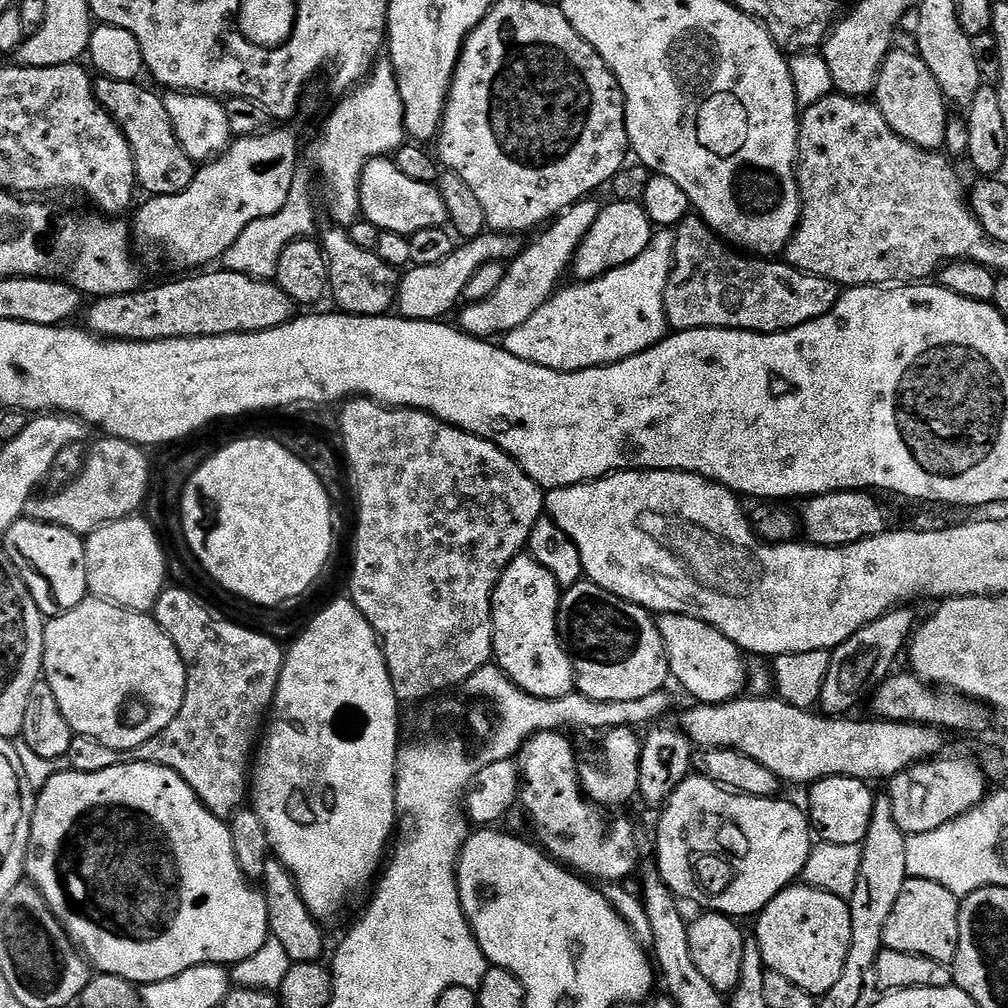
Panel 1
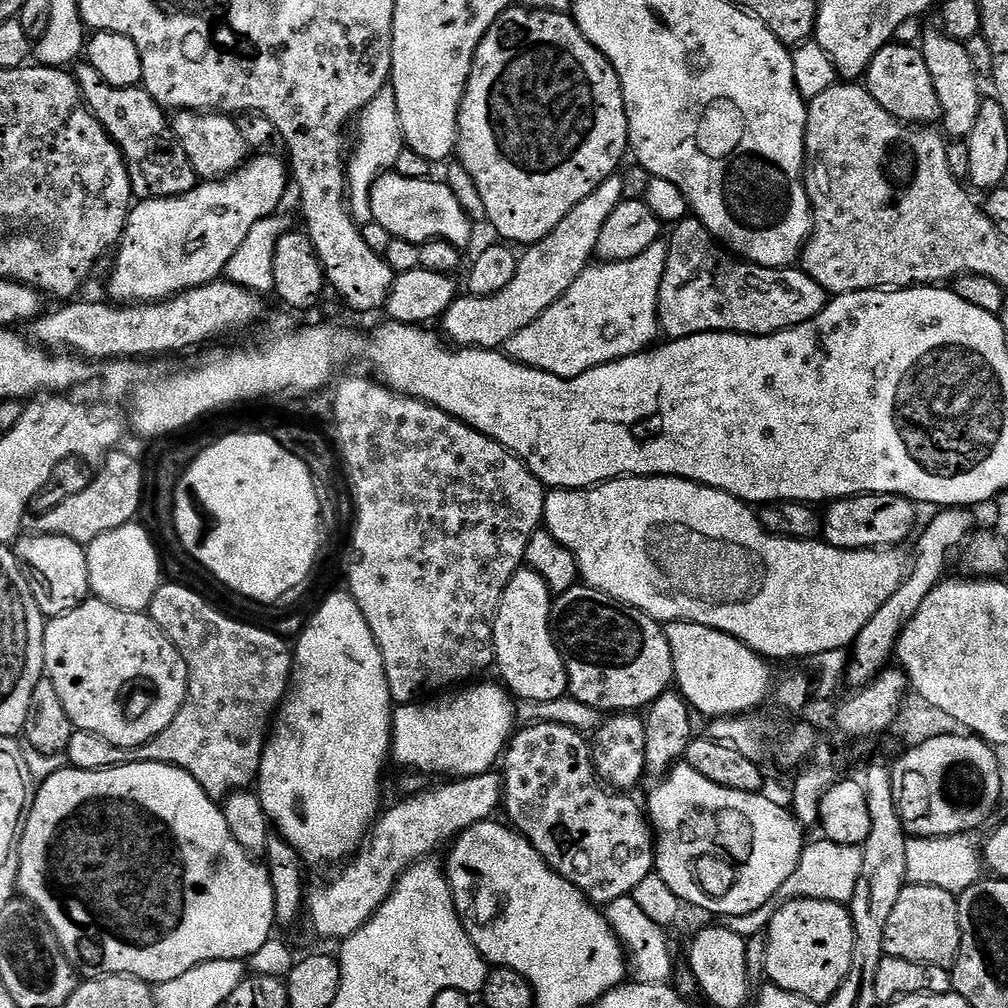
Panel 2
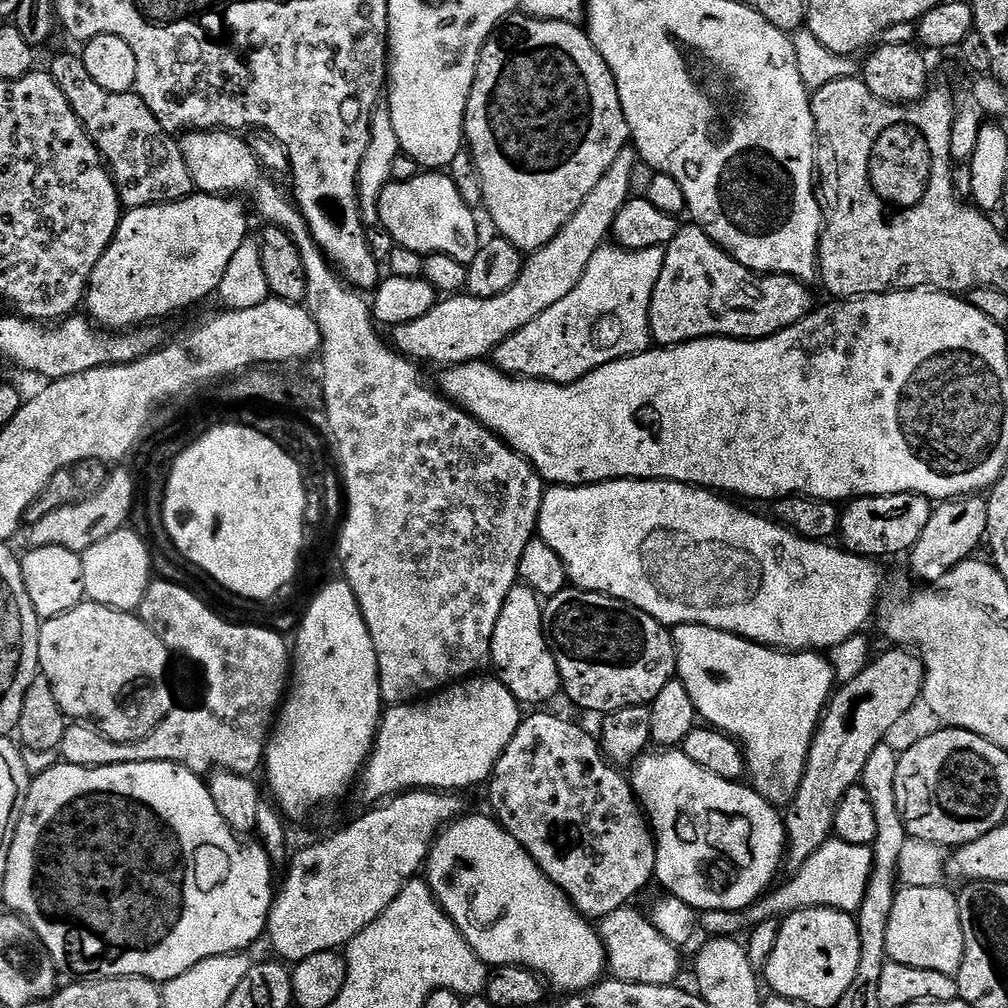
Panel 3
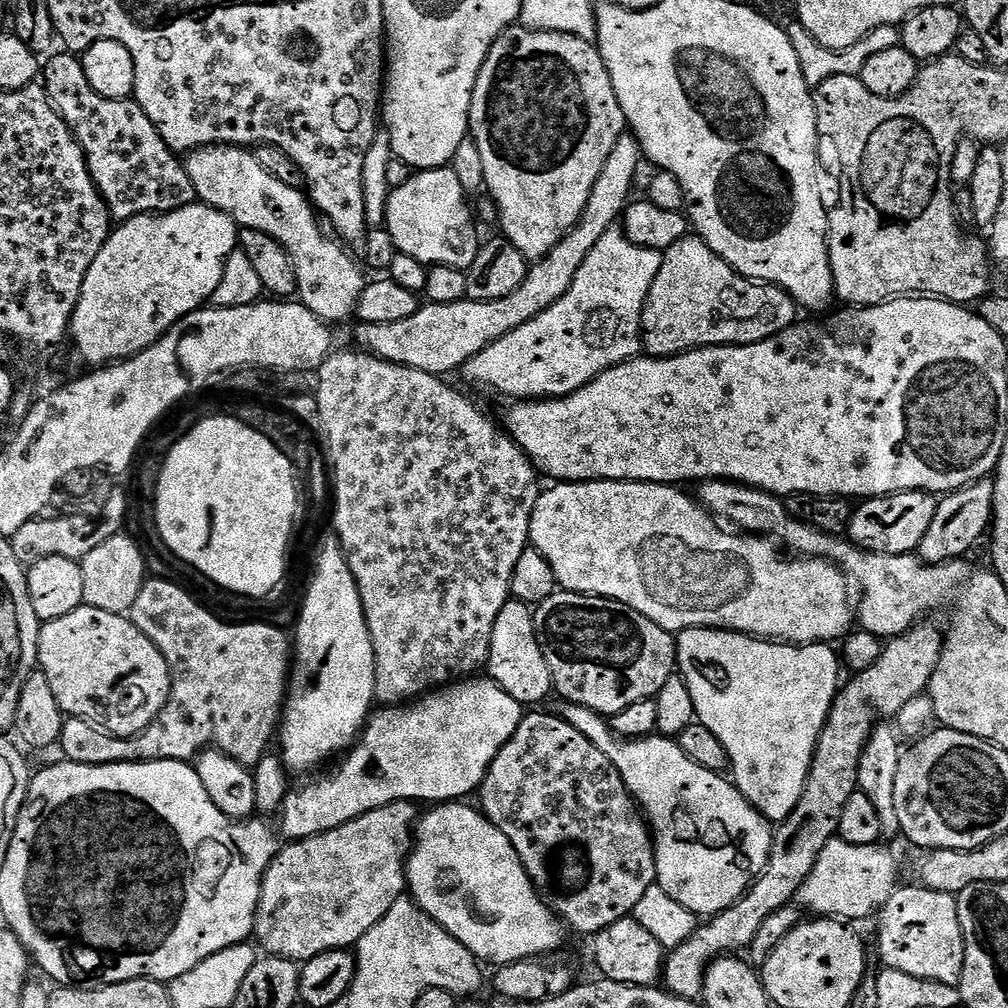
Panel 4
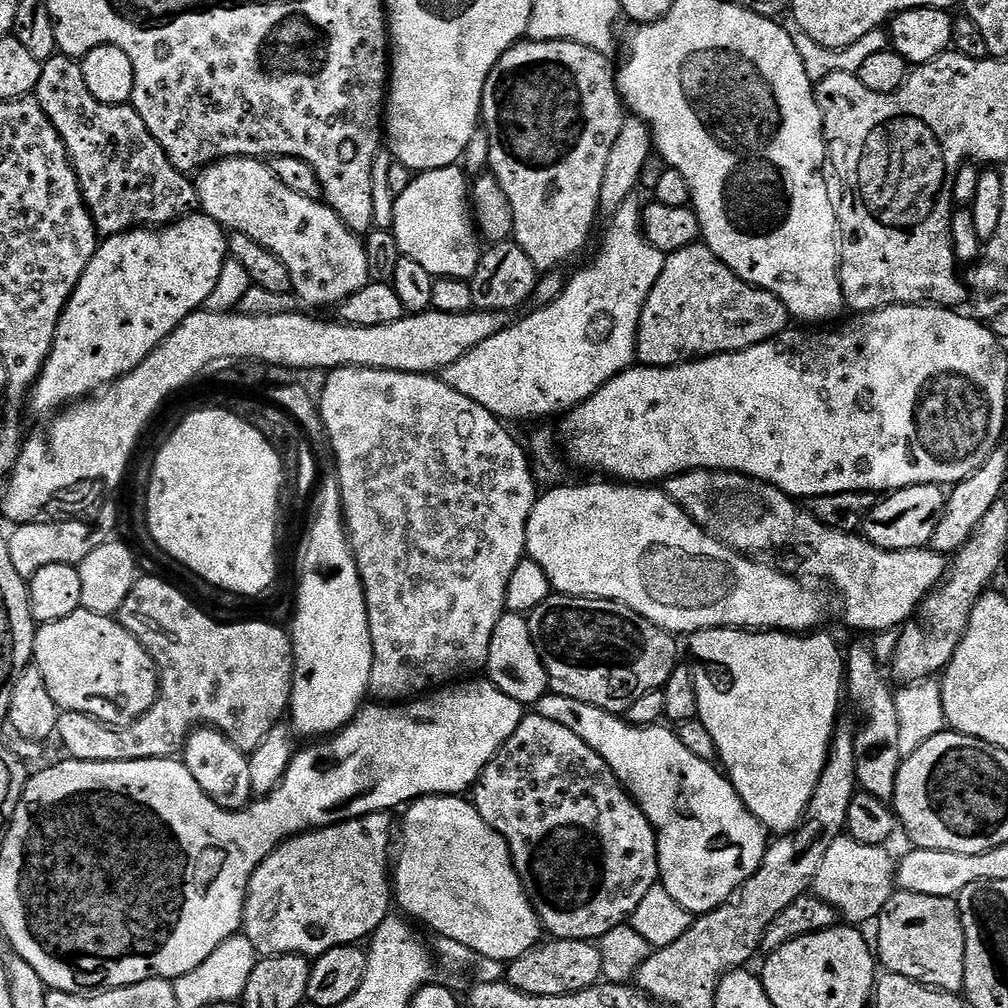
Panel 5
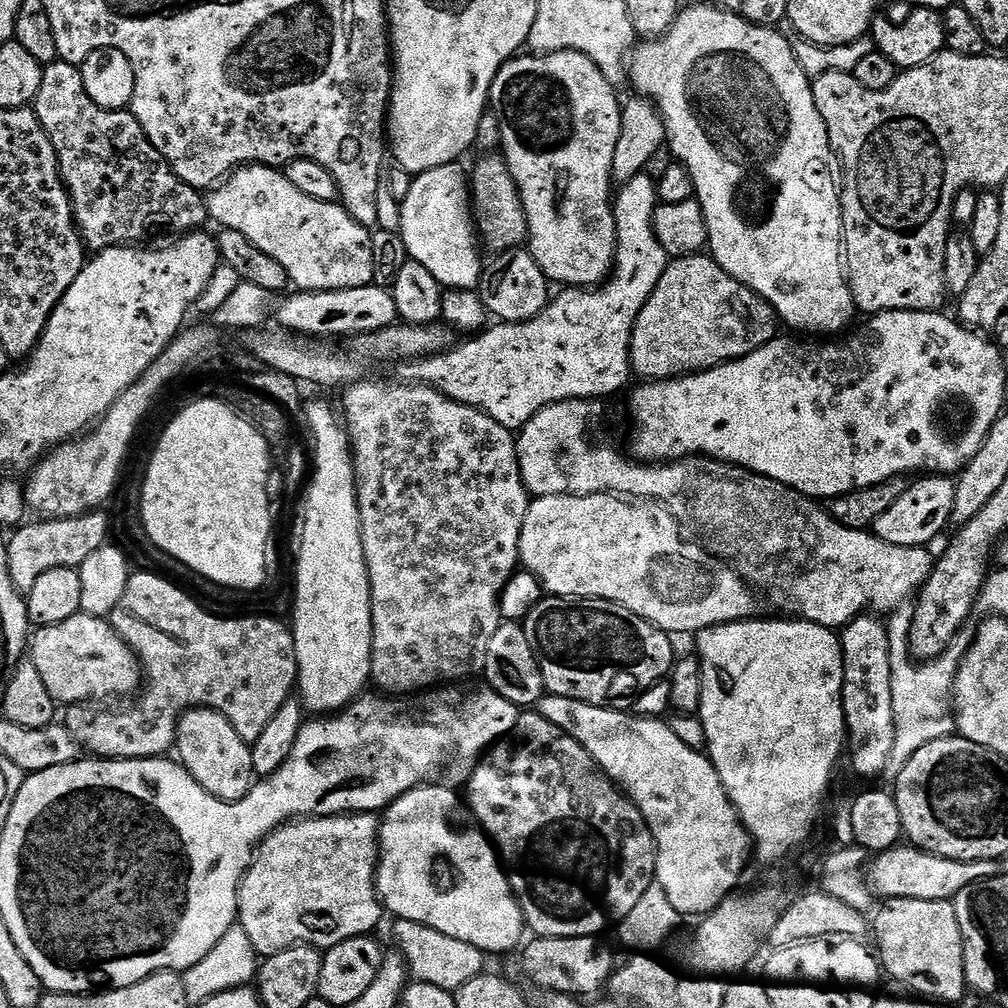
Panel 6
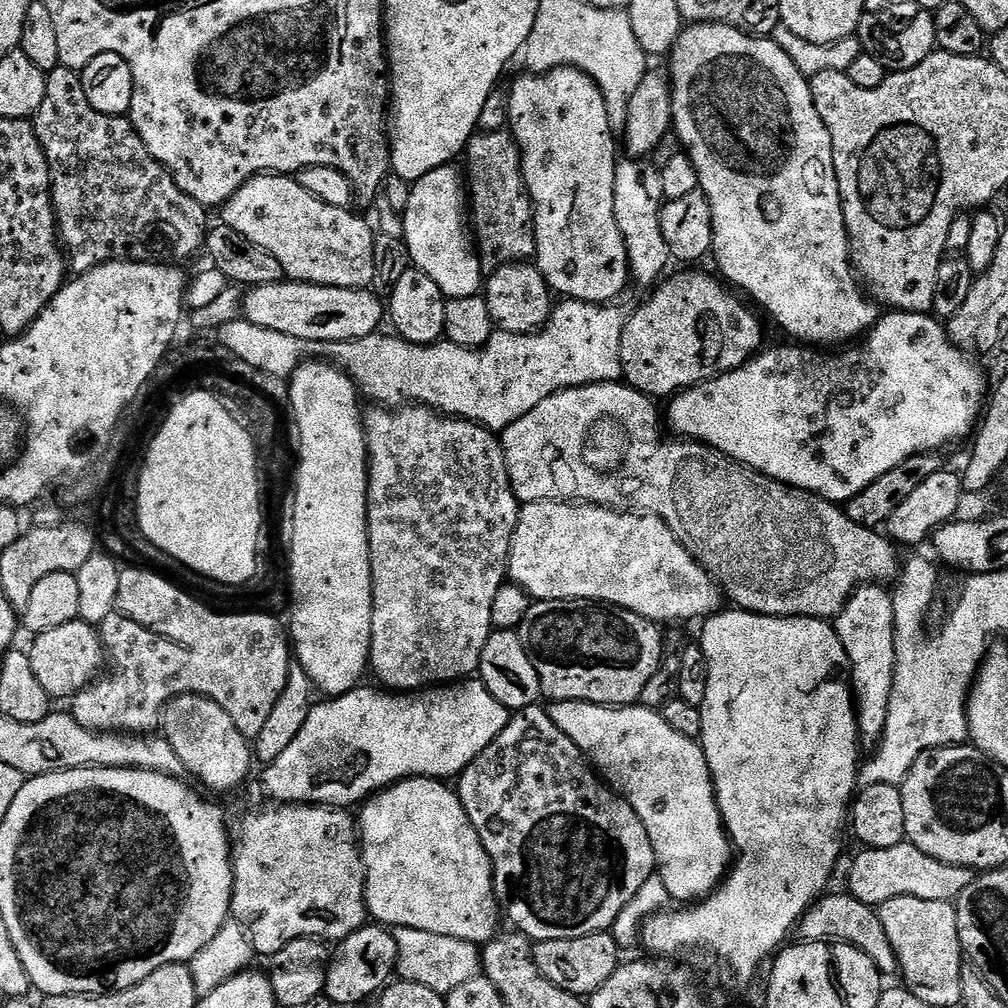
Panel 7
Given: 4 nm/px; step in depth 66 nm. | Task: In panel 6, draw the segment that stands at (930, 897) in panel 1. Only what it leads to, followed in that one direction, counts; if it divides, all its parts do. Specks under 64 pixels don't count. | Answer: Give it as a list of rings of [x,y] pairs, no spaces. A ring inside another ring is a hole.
[[[898,898],[897,900],[884,900],[881,903],[880,913],[877,914],[876,920],[874,916],[874,936],[876,932],[875,951],[878,953],[878,959],[882,965],[883,971],[888,972],[900,984],[905,984],[905,989],[911,990],[917,997],[943,1002],[948,1004],[956,1004],[963,998],[964,992],[969,991],[968,979],[964,973],[964,947],[962,946],[962,930],[958,926],[958,914],[956,906],[952,900],[923,900],[922,898]]]

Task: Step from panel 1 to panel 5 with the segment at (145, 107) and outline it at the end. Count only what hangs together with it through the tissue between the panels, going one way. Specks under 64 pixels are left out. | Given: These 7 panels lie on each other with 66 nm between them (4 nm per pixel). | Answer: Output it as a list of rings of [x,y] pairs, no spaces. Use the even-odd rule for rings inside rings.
[[[57,54],[43,61],[42,78],[38,78],[34,98],[42,106],[46,118],[50,118],[54,130],[58,130],[66,146],[81,184],[84,201],[92,212],[92,221],[101,237],[117,236],[119,232],[145,226],[167,226],[193,215],[199,209],[200,199],[195,183],[185,173],[178,171],[170,158],[166,158],[162,146],[158,146],[154,134],[146,130],[146,122],[142,122],[131,103],[98,102],[98,98],[94,98],[90,90],[86,90],[86,78],[82,78],[80,65],[73,57]]]

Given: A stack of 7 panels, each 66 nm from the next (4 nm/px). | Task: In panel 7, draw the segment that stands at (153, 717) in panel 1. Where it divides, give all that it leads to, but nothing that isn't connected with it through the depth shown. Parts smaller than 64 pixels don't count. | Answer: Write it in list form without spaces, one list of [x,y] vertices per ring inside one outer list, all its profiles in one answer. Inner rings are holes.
[[[79,618],[66,622],[66,626],[54,626],[54,630],[41,632],[33,640],[36,641],[30,647],[30,655],[34,674],[50,697],[75,696],[97,679],[105,667],[106,653],[100,642],[99,631]]]

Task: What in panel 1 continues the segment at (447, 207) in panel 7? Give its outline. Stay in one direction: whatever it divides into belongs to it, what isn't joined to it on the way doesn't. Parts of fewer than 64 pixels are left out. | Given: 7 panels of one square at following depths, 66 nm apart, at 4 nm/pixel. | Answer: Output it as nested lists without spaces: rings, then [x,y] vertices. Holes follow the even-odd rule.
[[[392,158],[372,160],[365,166],[364,173],[360,175],[360,210],[363,219],[374,222],[381,232],[397,232],[406,237],[418,230],[441,227],[448,219],[446,202],[442,202],[435,184],[406,178]]]

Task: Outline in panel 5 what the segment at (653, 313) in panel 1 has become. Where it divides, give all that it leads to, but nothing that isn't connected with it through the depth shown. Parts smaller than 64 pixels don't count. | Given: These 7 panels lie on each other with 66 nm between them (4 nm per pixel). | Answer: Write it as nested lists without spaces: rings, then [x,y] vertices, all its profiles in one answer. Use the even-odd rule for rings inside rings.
[[[633,198],[622,202],[618,210],[611,213],[608,229],[604,232],[604,241],[600,244],[600,253],[593,258],[592,264],[581,272],[567,277],[560,296],[550,304],[537,307],[537,312],[529,314],[517,324],[509,323],[494,338],[486,338],[482,346],[462,354],[458,362],[445,368],[442,379],[458,394],[474,398],[478,406],[490,410],[490,414],[499,416],[505,422],[528,420],[531,416],[552,416],[555,412],[567,414],[582,402],[589,400],[596,391],[619,372],[633,367],[636,360],[636,335],[646,298],[662,274],[665,253],[659,252],[644,237],[642,231],[642,204]]]

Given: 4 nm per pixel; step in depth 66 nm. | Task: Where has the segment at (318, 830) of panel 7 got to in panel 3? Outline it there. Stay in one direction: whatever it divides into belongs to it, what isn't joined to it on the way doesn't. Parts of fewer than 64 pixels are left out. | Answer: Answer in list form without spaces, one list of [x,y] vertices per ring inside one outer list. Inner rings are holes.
[[[413,790],[393,796],[381,803],[373,812],[357,818],[341,832],[304,848],[291,857],[284,876],[284,885],[275,893],[272,909],[268,915],[266,940],[272,943],[279,959],[284,962],[299,962],[310,958],[310,954],[335,952],[343,949],[370,922],[374,922],[398,898],[408,881],[425,867],[436,837],[453,820],[465,815],[464,800],[460,794],[435,790]]]

